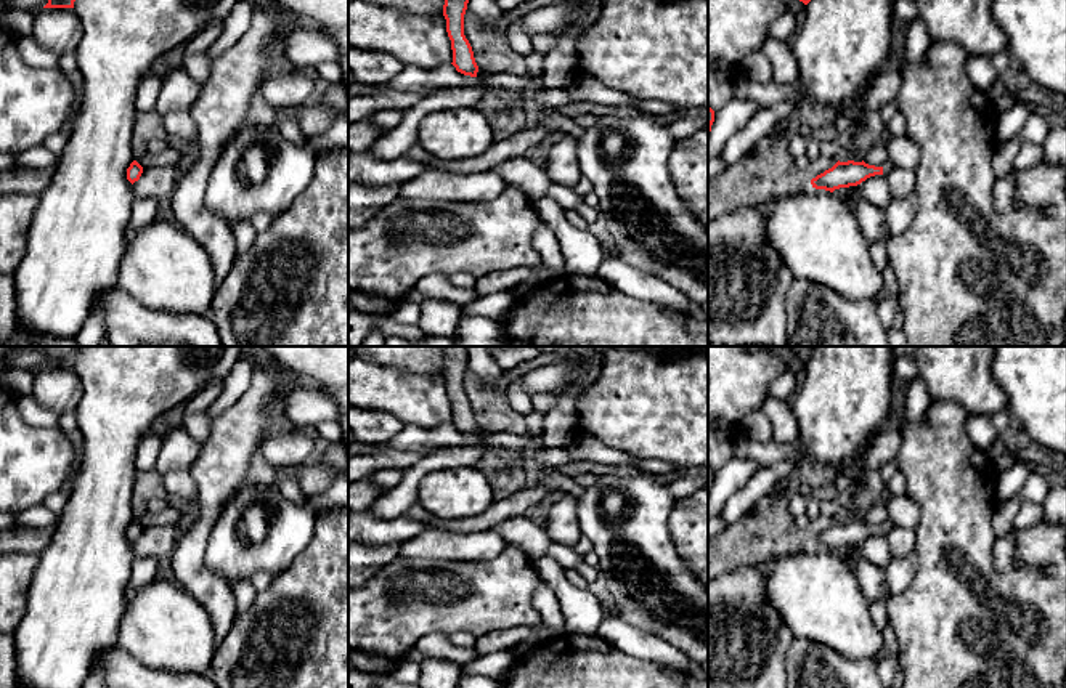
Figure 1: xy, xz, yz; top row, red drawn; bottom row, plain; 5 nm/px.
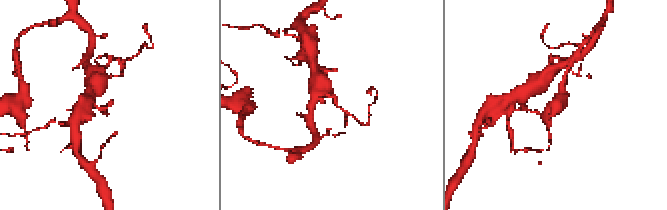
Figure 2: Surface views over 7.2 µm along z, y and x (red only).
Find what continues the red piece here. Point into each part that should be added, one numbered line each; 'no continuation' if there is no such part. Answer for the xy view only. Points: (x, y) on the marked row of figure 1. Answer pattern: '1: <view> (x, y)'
no continuation

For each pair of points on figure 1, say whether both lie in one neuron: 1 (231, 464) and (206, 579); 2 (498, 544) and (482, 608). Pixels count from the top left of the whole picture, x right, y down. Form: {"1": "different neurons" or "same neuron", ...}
{"1": "same neuron", "2": "different neurons"}

